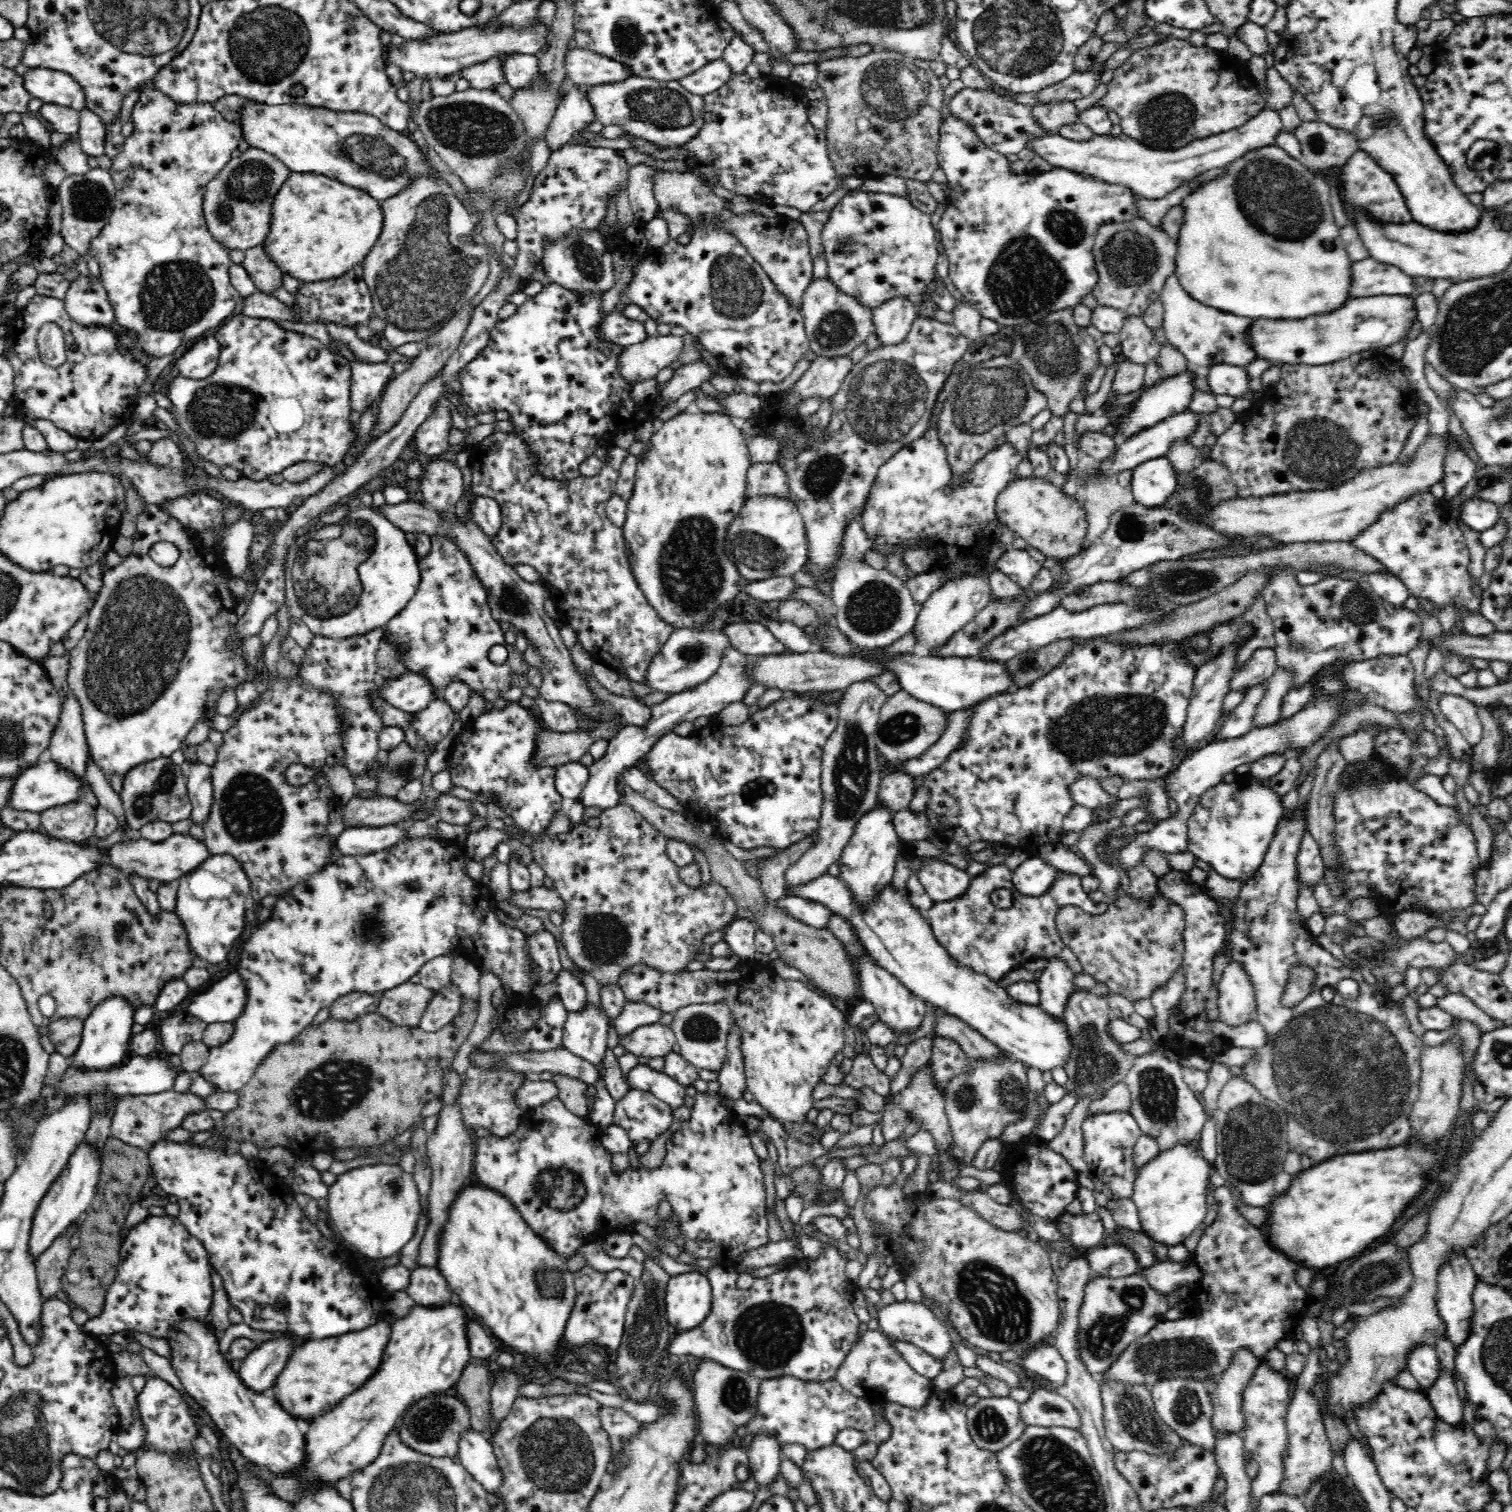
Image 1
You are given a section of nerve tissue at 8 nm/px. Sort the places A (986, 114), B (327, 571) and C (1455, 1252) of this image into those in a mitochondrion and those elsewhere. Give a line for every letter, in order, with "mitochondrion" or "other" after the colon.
A: other
B: mitochondrion
C: other

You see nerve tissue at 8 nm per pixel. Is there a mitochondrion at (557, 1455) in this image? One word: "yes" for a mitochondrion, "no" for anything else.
yes

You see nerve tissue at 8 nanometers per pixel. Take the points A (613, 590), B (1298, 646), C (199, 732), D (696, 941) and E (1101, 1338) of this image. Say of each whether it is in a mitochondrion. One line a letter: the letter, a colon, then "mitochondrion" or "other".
A: other
B: mitochondrion
C: other
D: other
E: mitochondrion

